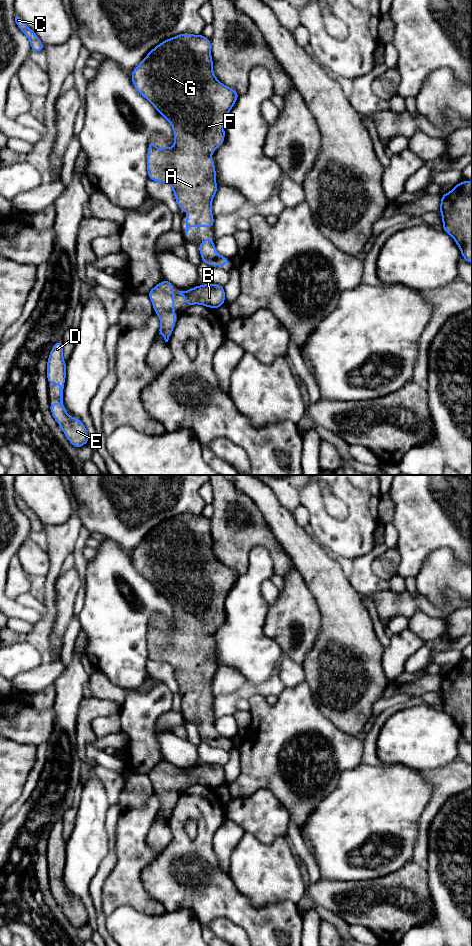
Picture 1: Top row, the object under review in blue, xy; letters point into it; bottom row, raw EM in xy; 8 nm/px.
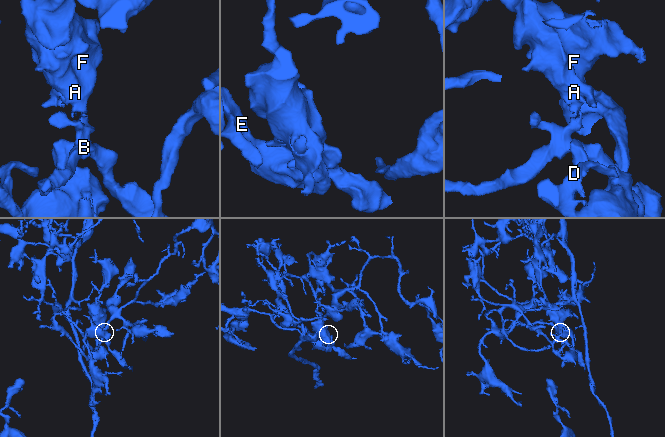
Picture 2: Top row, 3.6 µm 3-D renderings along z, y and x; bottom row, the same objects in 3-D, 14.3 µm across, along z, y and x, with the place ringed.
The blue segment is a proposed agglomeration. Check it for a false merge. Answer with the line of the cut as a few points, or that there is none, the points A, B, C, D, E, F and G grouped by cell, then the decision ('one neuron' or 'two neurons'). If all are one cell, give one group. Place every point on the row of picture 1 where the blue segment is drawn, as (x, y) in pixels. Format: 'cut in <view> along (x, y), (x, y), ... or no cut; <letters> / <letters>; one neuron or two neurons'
no cut; A B C D E F G; one neuron

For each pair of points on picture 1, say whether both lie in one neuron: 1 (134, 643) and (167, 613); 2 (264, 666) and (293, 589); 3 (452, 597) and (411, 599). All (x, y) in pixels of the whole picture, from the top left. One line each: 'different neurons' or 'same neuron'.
1: same neuron
2: different neurons
3: same neuron

